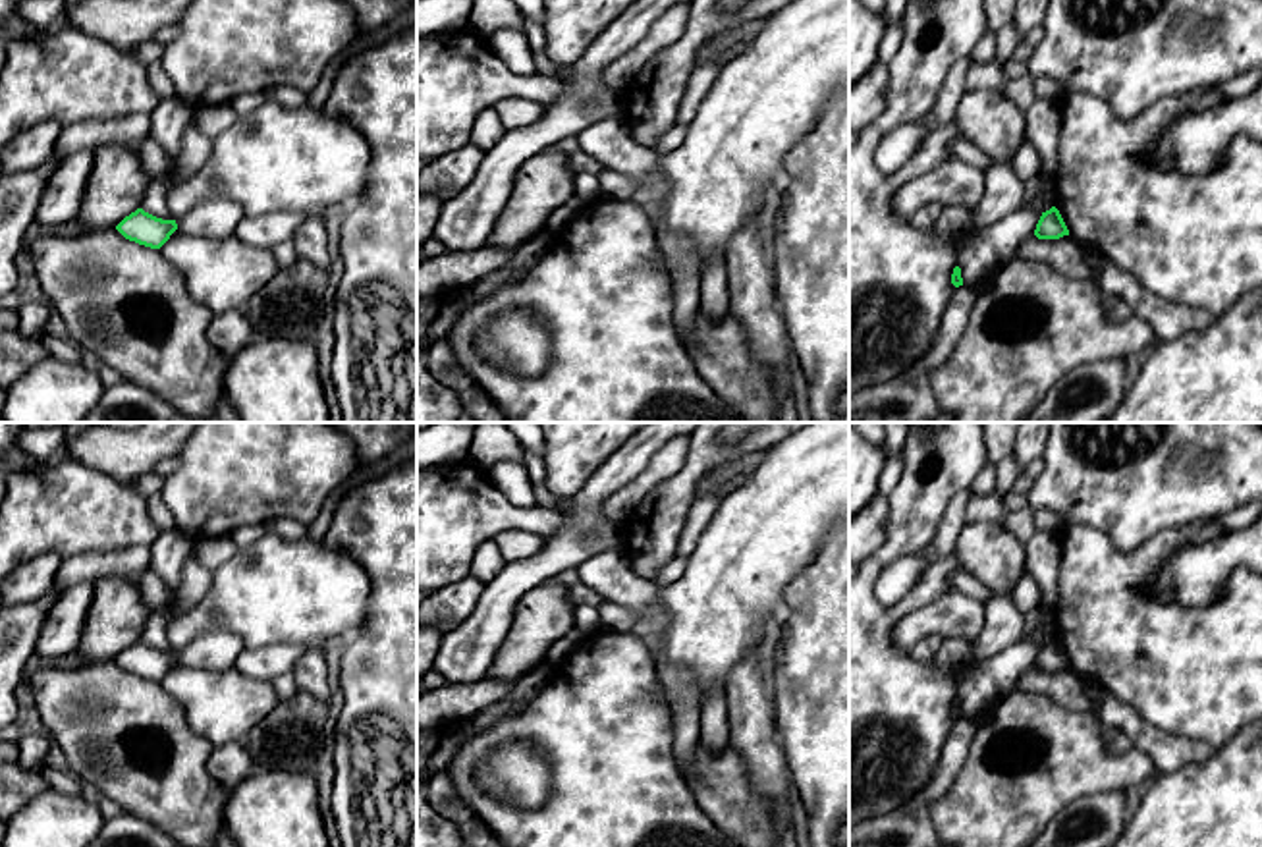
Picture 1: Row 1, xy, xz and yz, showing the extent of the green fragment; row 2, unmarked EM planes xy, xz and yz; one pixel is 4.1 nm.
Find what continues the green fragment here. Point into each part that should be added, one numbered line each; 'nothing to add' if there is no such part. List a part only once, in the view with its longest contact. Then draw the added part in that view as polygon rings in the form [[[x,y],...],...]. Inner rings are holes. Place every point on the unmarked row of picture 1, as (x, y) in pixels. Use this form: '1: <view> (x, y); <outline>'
nothing to add

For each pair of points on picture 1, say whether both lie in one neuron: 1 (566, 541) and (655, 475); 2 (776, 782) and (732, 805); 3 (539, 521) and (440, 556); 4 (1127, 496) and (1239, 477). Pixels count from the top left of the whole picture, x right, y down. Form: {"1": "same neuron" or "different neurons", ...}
{"1": "different neurons", "2": "different neurons", "3": "same neuron", "4": "same neuron"}

